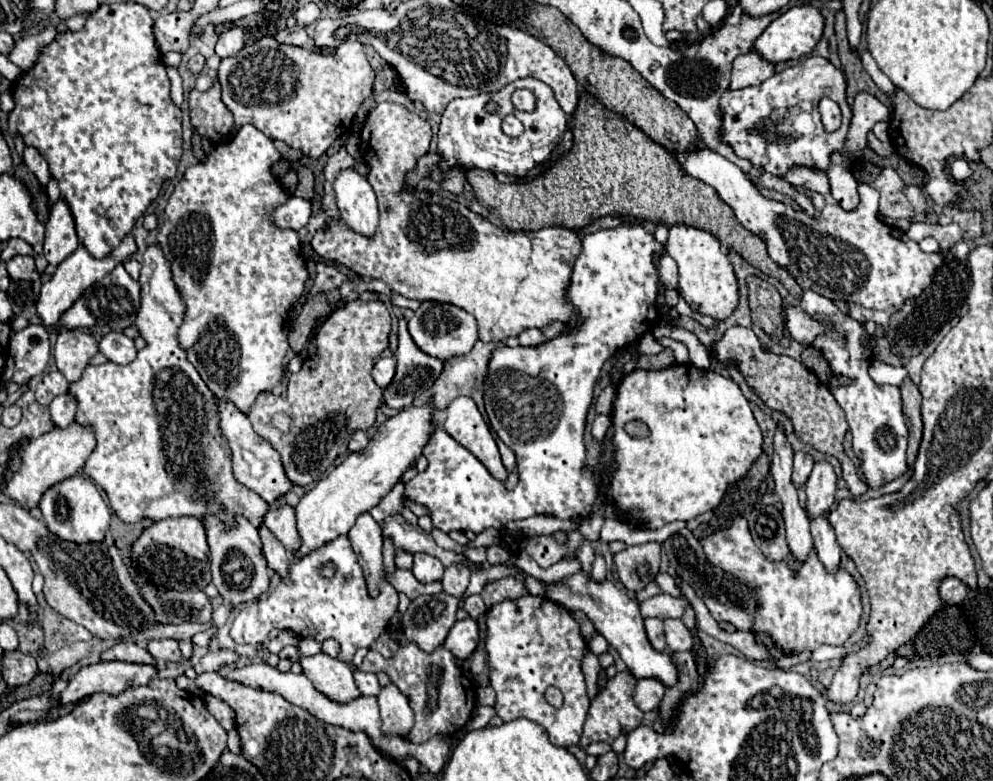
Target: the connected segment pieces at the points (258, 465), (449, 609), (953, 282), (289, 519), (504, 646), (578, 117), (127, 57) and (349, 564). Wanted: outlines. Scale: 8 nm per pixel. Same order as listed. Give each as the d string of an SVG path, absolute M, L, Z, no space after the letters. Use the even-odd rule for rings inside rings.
M217 399L217 413L219 413L219 427L223 431L223 437L229 445L229 449L231 449L231 455L233 455L233 475L235 475L235 479L241 485L245 485L247 489L255 491L267 503L273 503L275 499L285 495L291 489L291 481L287 479L287 475L283 471L279 453L265 439L261 439L253 431L247 415L241 413L231 401Z
M439 593L437 597L421 595L407 607L403 615L401 643L415 641L423 651L439 647L455 623L459 601L453 595Z
M945 251L945 261L937 269L933 285L927 291L923 291L923 295L919 295L915 301L907 301L899 311L891 315L885 337L891 345L891 351L903 361L903 367L907 369L915 385L919 385L919 375L925 359L933 355L943 337L955 327L953 321L961 317L961 307L967 301L969 285L971 279L967 263L963 259L957 259L951 251Z
M275 505L269 509L263 521L271 533L285 545L289 553L295 553L299 549L299 533L295 529L295 513L291 505Z
M523 595L515 601L503 601L493 605L487 611L487 653L489 653L489 669L491 669L491 687L497 691L497 703L495 711L503 721L513 721L519 717L525 717L529 721L535 721L541 725L547 733L553 745L557 747L569 747L577 745L583 733L583 725L589 711L589 697L585 697L585 677L581 671L583 657L587 655L587 641L581 635L579 623L571 617L571 613L559 605L553 603L547 597L537 595ZM553 685L563 693L563 707L555 709L553 705L545 703L543 693L545 689Z
M585 91L579 93L577 109L571 117L571 151L567 151L553 167L533 177L531 181L499 183L491 171L475 167L465 169L465 177L473 187L477 201L497 213L507 229L537 231L553 225L579 229L589 221L605 215L627 215L653 223L663 221L667 227L685 223L703 231L711 231L711 235L715 235L721 245L737 251L765 275L779 279L795 299L803 295L803 289L795 283L791 273L779 267L767 255L763 239L747 231L735 219L731 207L727 207L727 203L723 203L719 195L715 195L713 187L707 187L699 179L691 179L691 175L687 175L683 167L679 167L675 155L669 153L663 145L651 141L641 129L627 123L625 119L621 119L621 125L613 125L613 121L619 121L619 115L607 111L593 95Z
M105 3L99 7L99 11L95 11L87 19L87 23L81 31L57 33L57 37L39 51L37 63L29 71L25 71L21 75L21 79L15 81L13 101L15 101L15 107L7 113L7 133L11 137L15 137L19 133L23 137L25 147L35 147L39 151L39 155L43 155L43 159L49 163L51 177L57 179L57 183L59 183L61 197L71 209L77 235L79 235L81 243L85 245L85 249L93 257L109 255L119 245L123 235L127 235L133 229L137 217L145 215L147 207L157 199L163 181L175 177L177 165L179 165L179 159L183 153L183 149L181 149L181 109L169 97L169 77L165 73L163 57L155 45L153 19L149 15L149 9L139 3L113 3L113 5Z
M337 537L315 553L297 559L275 591L247 603L233 621L231 639L243 645L263 645L271 629L289 629L299 637L311 637L319 643L335 639L339 643L337 659L351 663L359 647L371 647L373 641L385 633L395 611L395 587L383 579L379 585L379 595L371 597L349 537Z

